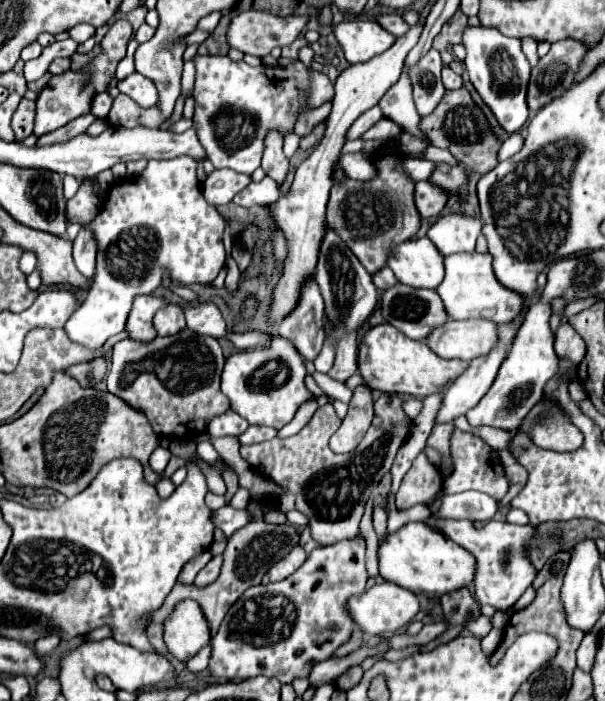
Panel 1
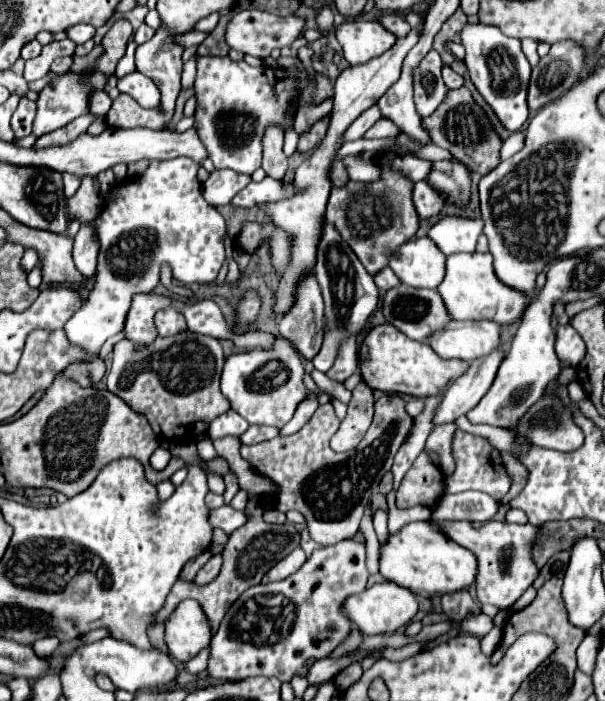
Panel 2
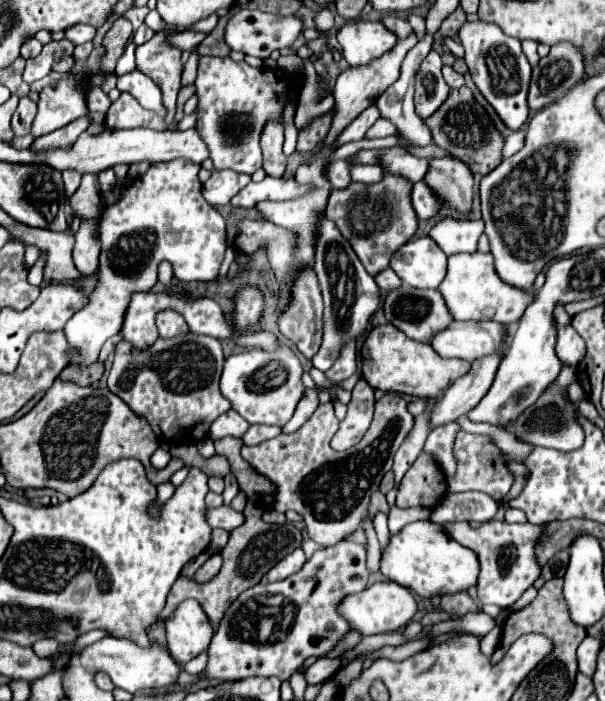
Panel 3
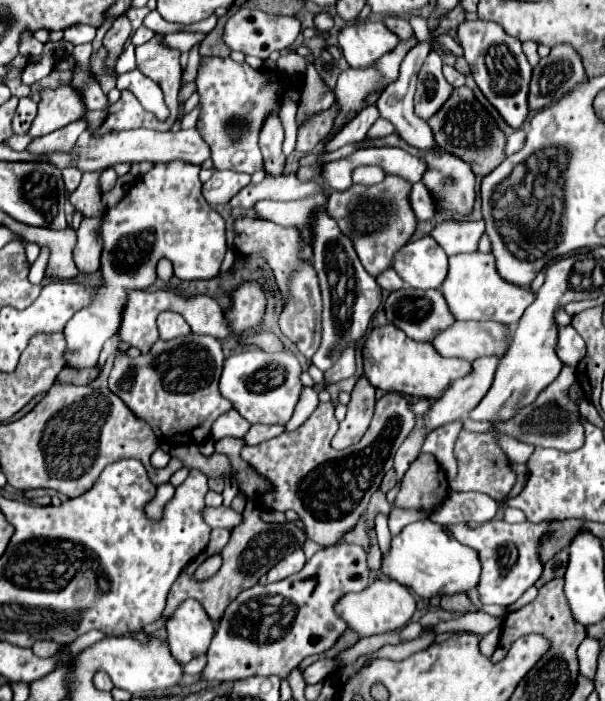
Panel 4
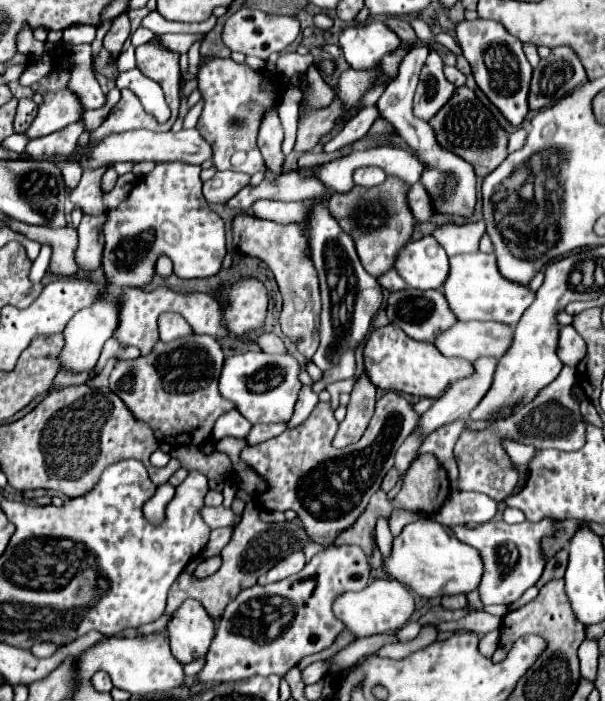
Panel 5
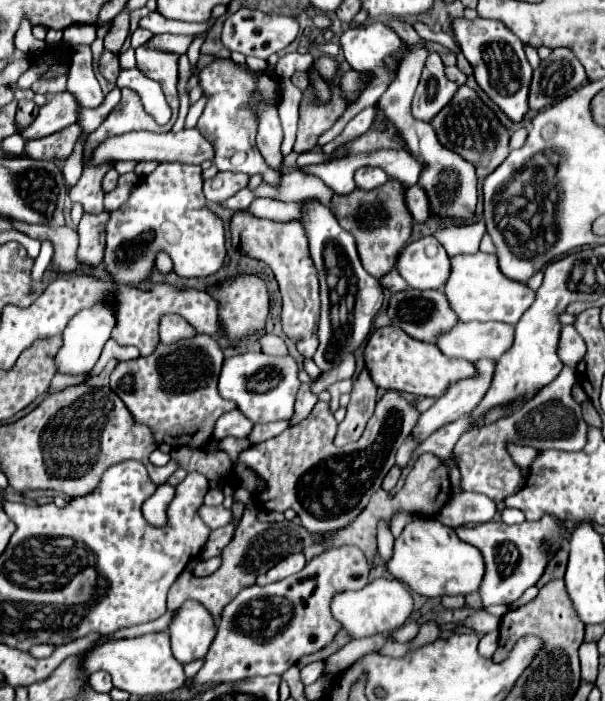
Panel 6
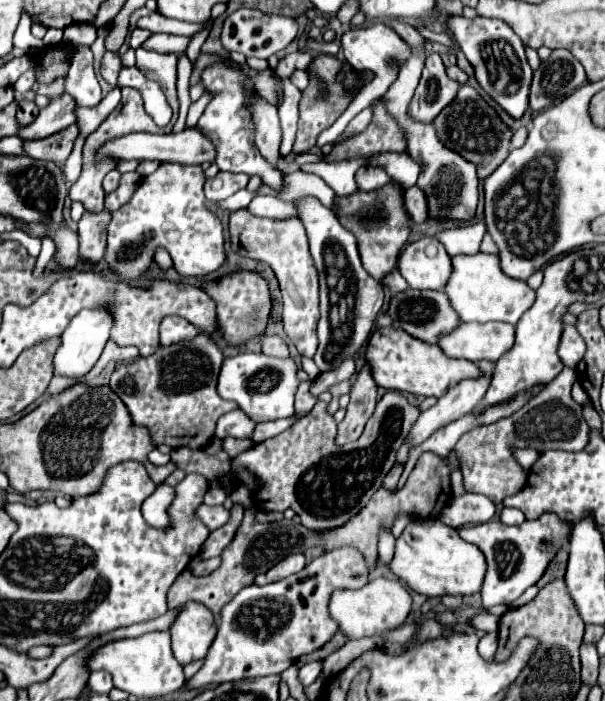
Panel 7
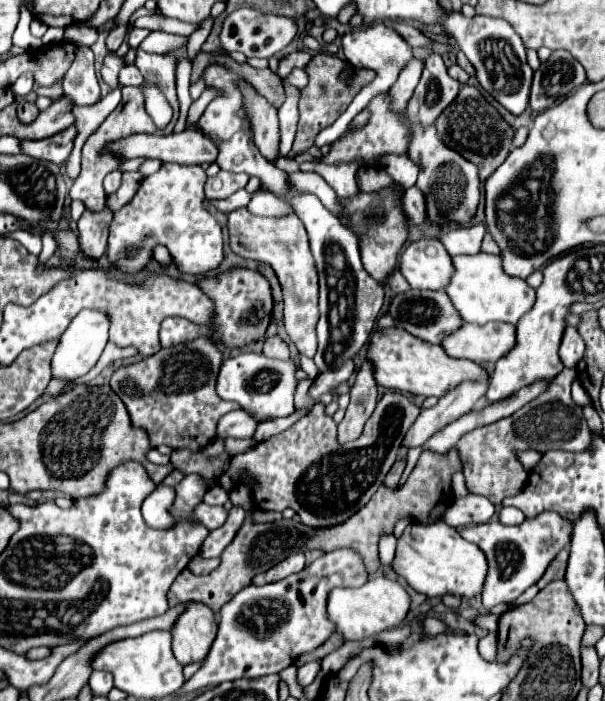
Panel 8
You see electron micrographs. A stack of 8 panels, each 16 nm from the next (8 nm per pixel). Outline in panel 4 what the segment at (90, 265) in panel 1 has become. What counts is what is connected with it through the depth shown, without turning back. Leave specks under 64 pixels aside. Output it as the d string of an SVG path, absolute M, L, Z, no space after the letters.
M100 216L94 220L82 220L76 232L76 248L74 248L74 262L80 272L92 274L100 266L100 234L96 232L96 224Z

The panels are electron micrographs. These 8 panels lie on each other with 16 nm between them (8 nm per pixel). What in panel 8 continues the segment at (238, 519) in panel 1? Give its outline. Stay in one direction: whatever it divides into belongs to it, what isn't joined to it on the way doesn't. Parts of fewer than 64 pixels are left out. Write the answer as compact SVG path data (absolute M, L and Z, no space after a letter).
M200 504L196 510L194 510L194 518L200 520L206 528L214 530L214 528L220 528L226 518L228 518L228 512L222 508L222 506L208 506L208 504Z

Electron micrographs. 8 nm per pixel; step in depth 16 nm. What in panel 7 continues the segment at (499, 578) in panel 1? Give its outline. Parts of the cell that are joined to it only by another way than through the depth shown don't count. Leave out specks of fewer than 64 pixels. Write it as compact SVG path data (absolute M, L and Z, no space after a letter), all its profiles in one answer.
M542 514L538 520L524 520L518 526L508 526L498 520L490 520L476 526L458 528L458 536L474 544L486 558L486 576L480 590L484 608L494 604L512 604L522 592L534 586L544 574L548 562L568 542L568 524L556 514Z

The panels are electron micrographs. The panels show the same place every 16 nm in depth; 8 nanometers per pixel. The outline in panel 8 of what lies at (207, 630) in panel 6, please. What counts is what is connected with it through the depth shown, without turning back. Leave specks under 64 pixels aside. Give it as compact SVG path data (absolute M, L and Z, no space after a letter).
M188 602L188 608L178 616L172 626L172 652L184 666L200 662L208 654L212 640L216 638L216 618L208 606L200 602Z

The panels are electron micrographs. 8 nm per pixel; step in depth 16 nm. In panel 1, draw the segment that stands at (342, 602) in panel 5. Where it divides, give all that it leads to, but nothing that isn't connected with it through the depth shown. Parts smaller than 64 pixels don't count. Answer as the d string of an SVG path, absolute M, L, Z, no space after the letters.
M380 582L374 584L370 590L366 590L362 596L356 596L348 602L350 614L356 618L356 622L372 636L382 636L382 634L396 634L404 626L408 626L414 616L420 612L420 600L414 592L400 588L390 582Z

